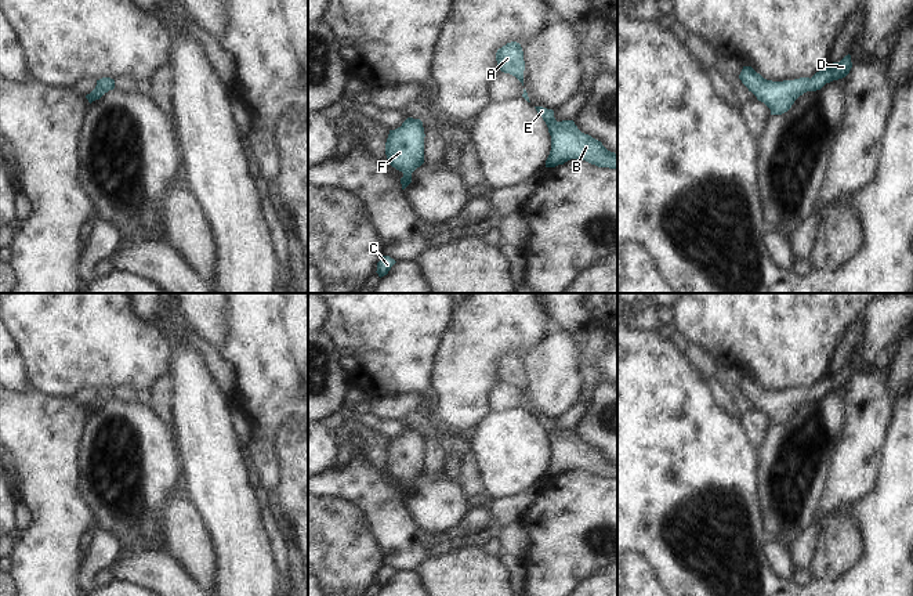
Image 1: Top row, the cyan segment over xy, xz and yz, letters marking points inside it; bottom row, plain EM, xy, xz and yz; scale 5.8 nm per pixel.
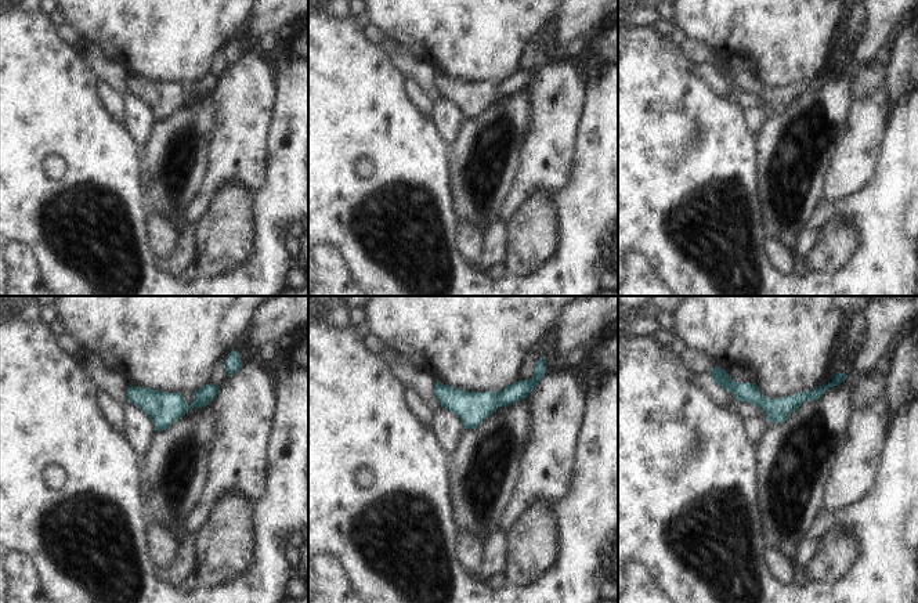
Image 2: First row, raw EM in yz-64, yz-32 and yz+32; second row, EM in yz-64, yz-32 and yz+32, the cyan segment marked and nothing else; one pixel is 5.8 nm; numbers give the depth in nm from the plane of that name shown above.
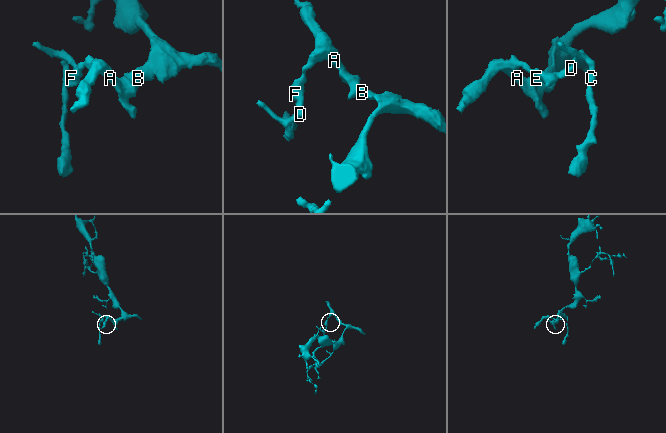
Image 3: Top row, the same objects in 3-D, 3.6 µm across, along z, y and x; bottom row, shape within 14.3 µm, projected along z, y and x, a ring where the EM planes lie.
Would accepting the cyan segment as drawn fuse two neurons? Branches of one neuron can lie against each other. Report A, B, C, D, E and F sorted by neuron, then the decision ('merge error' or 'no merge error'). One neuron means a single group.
A B C D E F | no merge error

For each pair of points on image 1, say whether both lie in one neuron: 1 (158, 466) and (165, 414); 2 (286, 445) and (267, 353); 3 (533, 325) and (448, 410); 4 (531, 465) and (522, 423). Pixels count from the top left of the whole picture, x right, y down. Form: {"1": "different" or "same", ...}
{"1": "different", "2": "different", "3": "same", "4": "same"}

